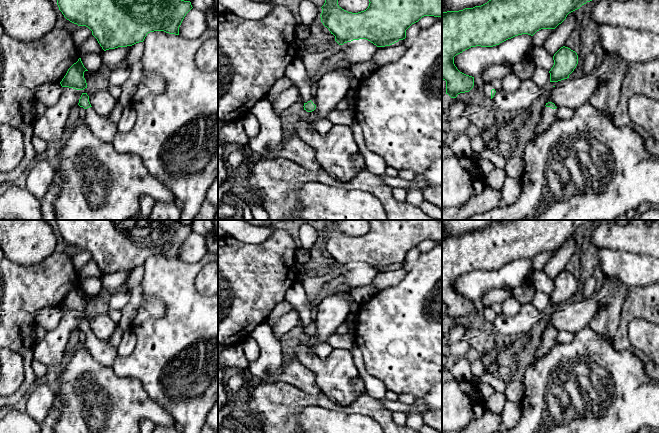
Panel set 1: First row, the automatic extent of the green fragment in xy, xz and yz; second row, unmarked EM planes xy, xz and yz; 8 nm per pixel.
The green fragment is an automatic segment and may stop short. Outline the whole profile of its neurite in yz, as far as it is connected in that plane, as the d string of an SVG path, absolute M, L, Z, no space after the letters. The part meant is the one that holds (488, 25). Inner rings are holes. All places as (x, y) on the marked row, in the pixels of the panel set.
M489 0L481 6L465 8L459 11L442 13L442 79L446 81L446 94L456 98L458 94L469 92L474 86L474 77L460 72L454 64L454 57L476 46L493 47L515 36L528 34L533 36L541 29L555 29L567 15L592 0Z

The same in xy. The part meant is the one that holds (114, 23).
M57 0L57 5L67 20L88 27L104 51L143 42L154 31L179 35L184 17L193 8L184 0Z

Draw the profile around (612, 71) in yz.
M604 52L602 64L595 72L599 75L598 90L591 96L591 105L608 117L613 117L619 103L620 90L629 64L617 55Z

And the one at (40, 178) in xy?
M46 160L34 162L26 178L26 189L41 199L52 185L55 175L54 165Z

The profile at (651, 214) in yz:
M649 209L641 216L641 220L659 220L659 210Z

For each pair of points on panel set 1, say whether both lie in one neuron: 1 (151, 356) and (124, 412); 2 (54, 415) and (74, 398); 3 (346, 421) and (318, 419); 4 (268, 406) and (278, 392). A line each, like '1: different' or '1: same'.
1: different
2: different
3: same
4: same

